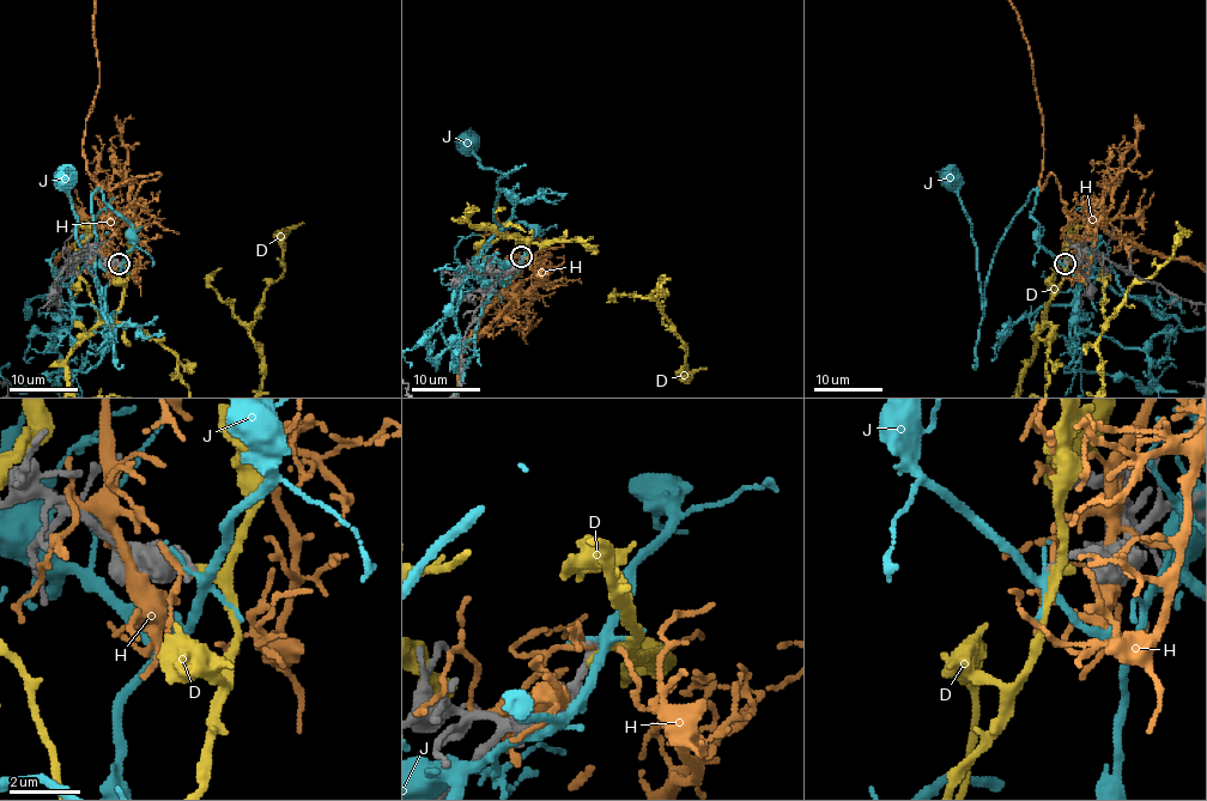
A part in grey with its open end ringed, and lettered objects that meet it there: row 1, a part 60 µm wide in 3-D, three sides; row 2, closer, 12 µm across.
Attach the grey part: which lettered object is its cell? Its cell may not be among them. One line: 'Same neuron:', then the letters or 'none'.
Same neuron: none

